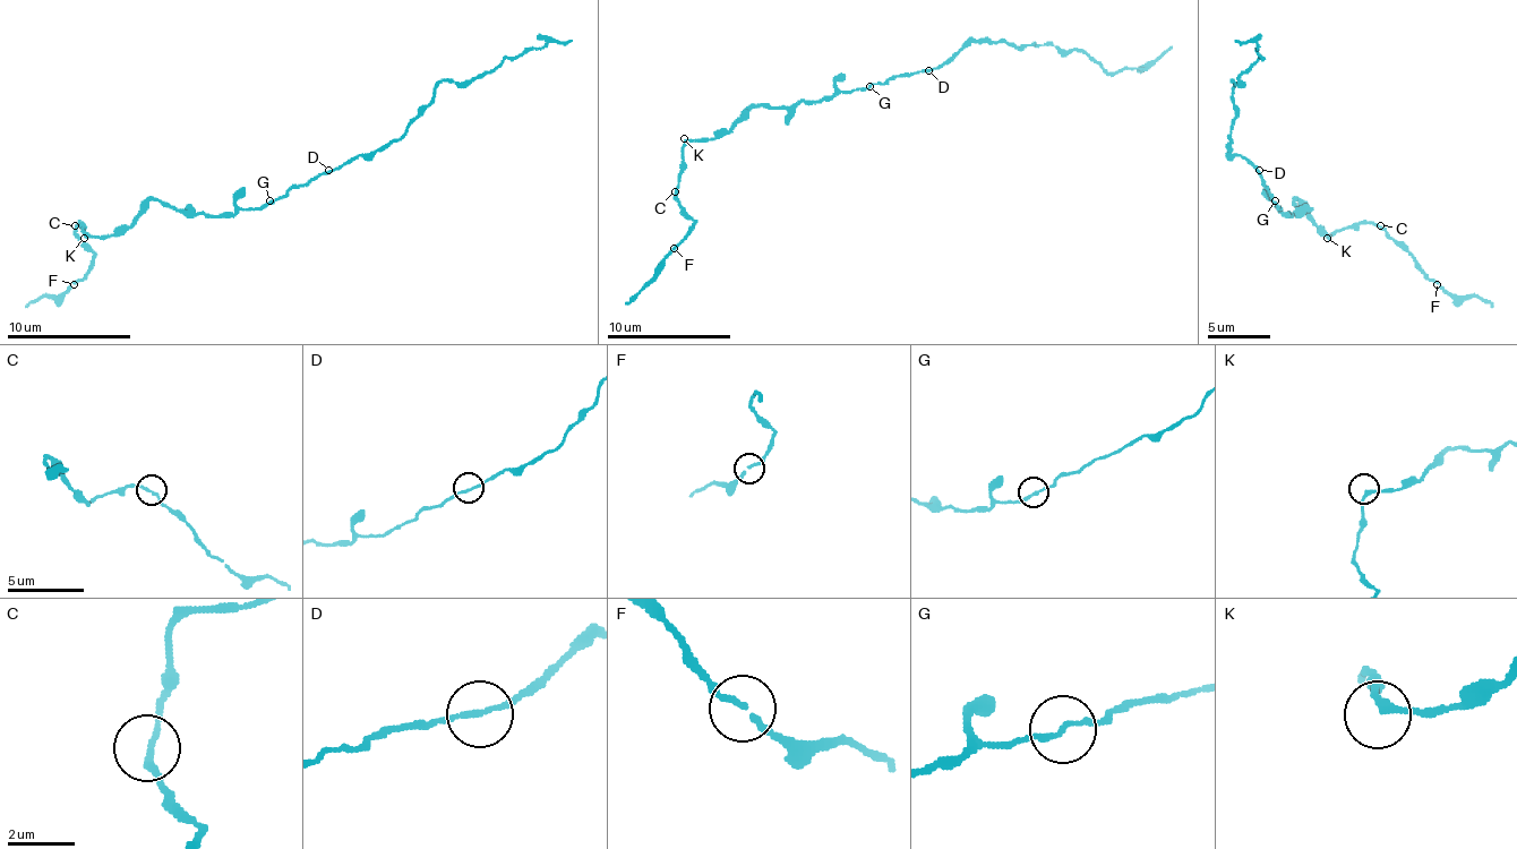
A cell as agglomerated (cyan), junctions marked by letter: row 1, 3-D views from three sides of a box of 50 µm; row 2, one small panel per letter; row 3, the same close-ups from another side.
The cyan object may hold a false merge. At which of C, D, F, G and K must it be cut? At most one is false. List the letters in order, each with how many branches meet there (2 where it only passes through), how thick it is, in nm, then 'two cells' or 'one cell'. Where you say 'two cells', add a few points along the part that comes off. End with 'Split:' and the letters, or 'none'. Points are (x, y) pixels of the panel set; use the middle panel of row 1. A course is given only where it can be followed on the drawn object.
C: 2 | 180 nm | one cell
D: 2 | 150 nm | one cell
F: 2 | 150 nm | one cell
G: 2 | 160 nm | one cell
K: 2 | 180 nm | one cell
Split: none

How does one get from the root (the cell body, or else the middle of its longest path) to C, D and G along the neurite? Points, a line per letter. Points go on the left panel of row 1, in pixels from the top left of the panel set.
C: (251, 209), (205, 216), (152, 200), (127, 225), (121, 225), (111, 234), (90, 234), (77, 222), (75, 225)
D: (251, 209), (266, 207), (291, 188), (307, 186), (328, 170)
G: (251, 209), (270, 200)

